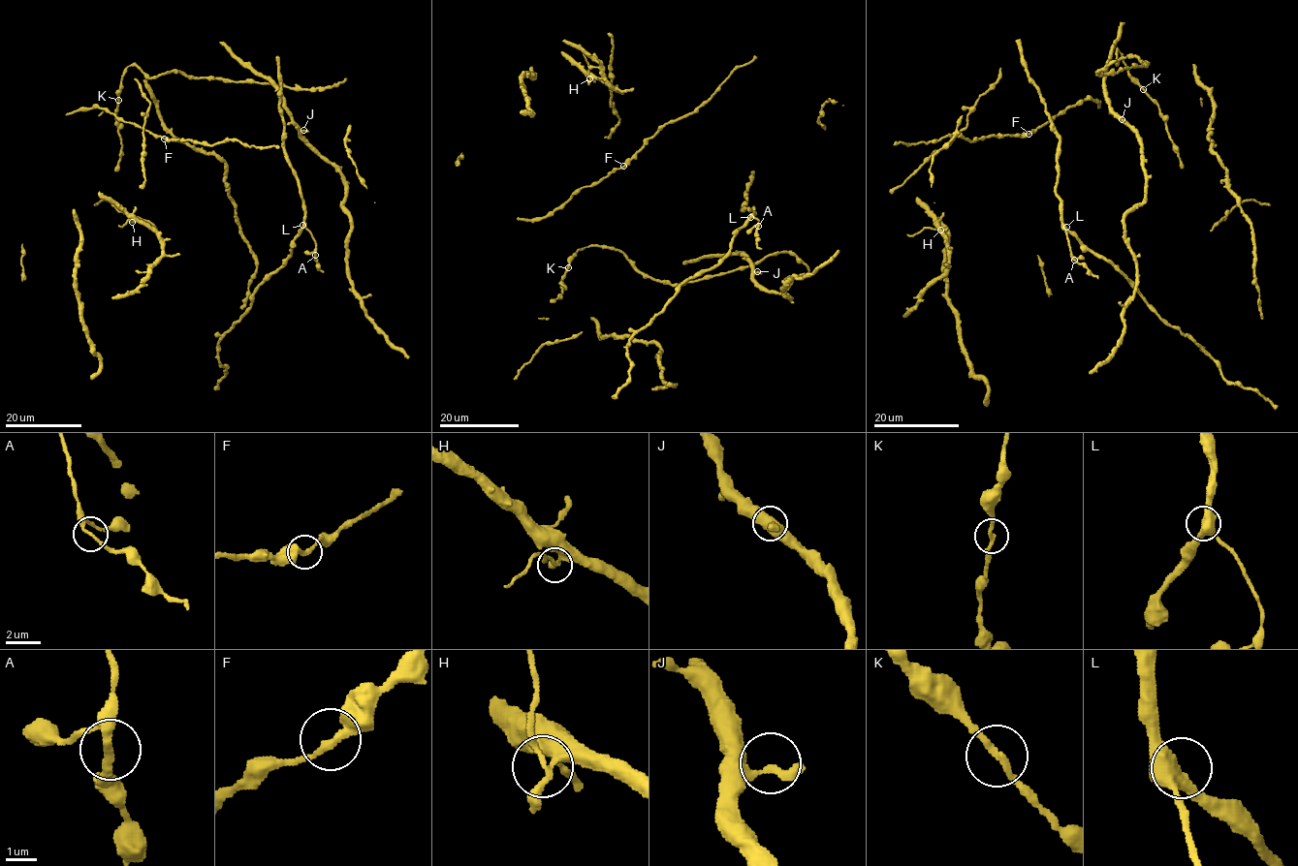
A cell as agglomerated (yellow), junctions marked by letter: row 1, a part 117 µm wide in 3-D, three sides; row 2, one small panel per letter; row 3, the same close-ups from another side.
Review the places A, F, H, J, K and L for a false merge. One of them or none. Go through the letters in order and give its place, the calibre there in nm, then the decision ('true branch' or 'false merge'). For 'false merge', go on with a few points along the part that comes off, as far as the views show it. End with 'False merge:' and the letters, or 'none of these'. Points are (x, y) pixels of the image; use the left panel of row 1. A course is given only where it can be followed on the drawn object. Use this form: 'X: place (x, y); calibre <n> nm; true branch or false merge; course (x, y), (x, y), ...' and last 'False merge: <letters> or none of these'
A: place (315, 255); calibre 190 nm; true branch
F: place (164, 139); calibre 300 nm; true branch
H: place (132, 222); calibre 180 nm; false merge; course (132, 222), (129, 220), (121, 227), (118, 225)
J: place (303, 130); calibre 280 nm; true branch
K: place (118, 100); calibre 200 nm; true branch
L: place (302, 225); calibre 440 nm; true branch
False merge: H

